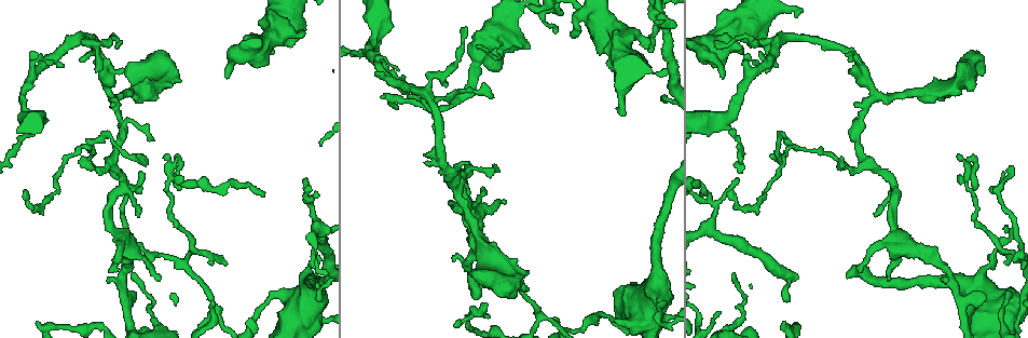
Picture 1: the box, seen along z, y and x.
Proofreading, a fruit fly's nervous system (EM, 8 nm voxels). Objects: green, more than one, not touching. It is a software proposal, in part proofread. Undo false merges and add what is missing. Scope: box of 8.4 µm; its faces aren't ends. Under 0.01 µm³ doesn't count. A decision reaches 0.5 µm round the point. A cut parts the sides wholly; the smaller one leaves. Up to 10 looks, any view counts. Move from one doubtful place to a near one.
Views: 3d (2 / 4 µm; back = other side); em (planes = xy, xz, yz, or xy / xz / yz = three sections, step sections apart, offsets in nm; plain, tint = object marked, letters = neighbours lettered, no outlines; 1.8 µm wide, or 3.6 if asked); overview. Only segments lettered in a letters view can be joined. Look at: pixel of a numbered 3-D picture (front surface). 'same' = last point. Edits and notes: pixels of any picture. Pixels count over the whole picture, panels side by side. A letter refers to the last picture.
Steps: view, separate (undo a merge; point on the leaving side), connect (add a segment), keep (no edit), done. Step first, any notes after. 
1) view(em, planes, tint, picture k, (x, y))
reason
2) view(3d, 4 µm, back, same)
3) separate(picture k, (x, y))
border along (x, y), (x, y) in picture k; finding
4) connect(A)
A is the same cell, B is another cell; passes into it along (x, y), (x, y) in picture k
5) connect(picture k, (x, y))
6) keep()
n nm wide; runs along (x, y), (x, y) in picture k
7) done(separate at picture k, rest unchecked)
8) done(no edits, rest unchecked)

view(3d, 4 µm, back, picture 1, (309, 301))
calibre changes

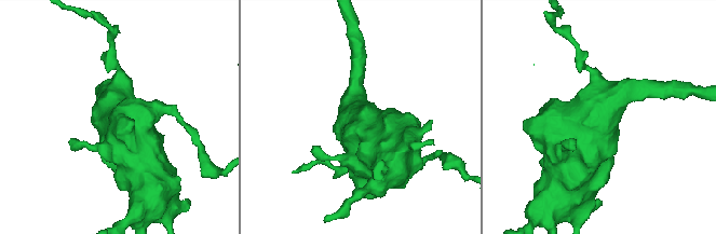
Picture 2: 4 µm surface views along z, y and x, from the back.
view(em, 3.6 µm, xy, step 8, tint, picture 2, (593, 116))
need the tissue

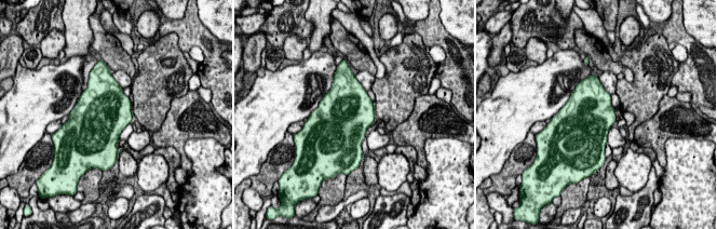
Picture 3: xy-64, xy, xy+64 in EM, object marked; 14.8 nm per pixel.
view(em, 3.6 µm, xz, step 16, letters, same)
another direction

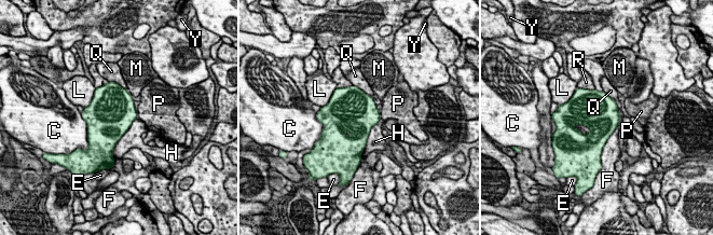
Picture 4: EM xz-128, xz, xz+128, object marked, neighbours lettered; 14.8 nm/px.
keep()
650 nm wide; C, E, F, H, L, M, P, Q, R and Y are other cells; border along (137, 118), (111, 152) in picture 4; all the same neuron

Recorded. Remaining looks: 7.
view(3d, 4 µm, picture 1, (790, 298))
long arm stops here

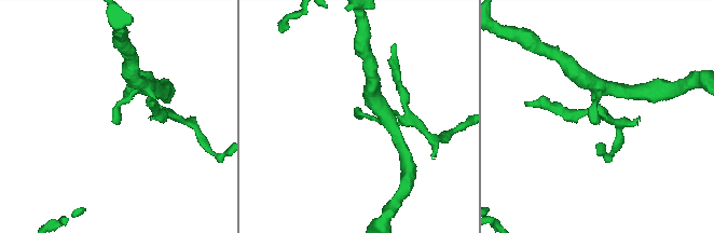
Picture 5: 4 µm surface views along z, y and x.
view(em, planes, letters, picture 5, (599, 120))

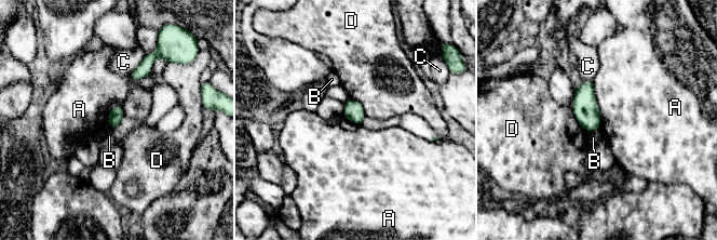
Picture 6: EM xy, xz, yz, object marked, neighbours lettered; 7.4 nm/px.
keep()
A touches over 380 nm; A, B, C and D are other cells; no lettered segment goes on from it

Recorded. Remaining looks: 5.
view(em, yz, step 8, tint, picture 1, (733, 325))
calibre changes

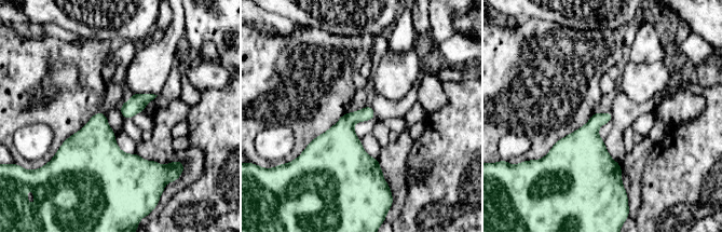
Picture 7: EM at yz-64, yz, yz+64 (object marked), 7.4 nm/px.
view(em, yz, step 8, letters, same)

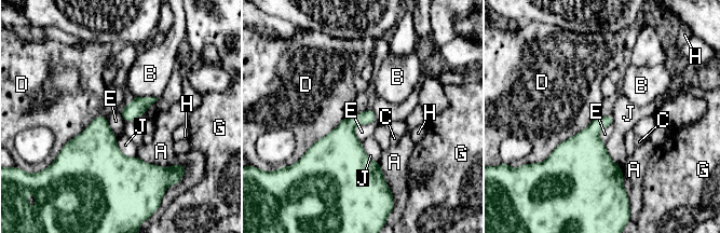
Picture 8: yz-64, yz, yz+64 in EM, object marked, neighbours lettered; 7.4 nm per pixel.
keep()
A, B, C, D, E, G, H and J are other cells; border along (376, 121), (355, 127), (361, 142) in picture 8; one neuron here

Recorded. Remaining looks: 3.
view(em, yz, step 8, tint, picture 1, (757, 62))
tapers out

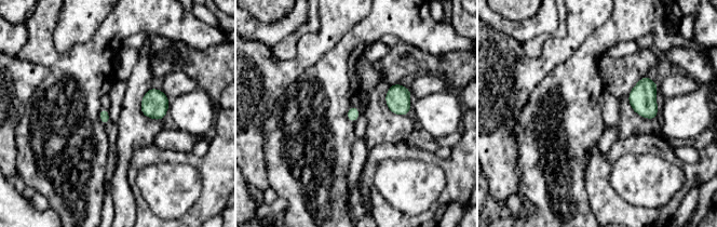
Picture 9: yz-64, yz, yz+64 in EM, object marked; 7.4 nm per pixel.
view(em, planes, letters, same)
another direction

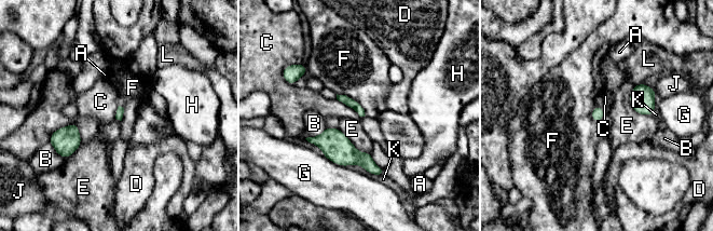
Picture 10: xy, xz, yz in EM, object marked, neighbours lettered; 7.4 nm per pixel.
keep()
A, B, C, D, E, F, G, H, J, K and L are other cells; border along (74, 122), (58, 127), (49, 141) in picture 10; no lettered segment goes on from it

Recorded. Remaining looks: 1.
done(no edits, rest unchecked)

